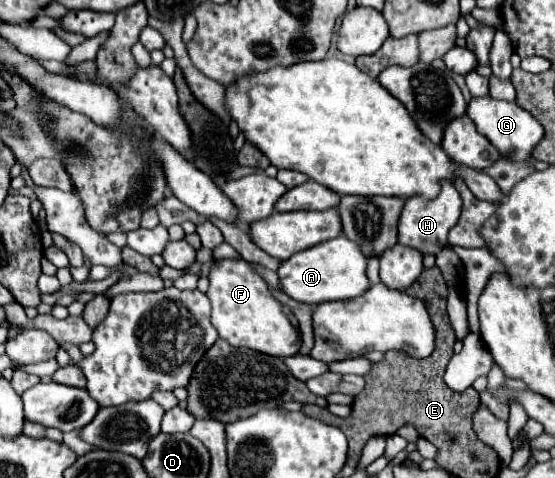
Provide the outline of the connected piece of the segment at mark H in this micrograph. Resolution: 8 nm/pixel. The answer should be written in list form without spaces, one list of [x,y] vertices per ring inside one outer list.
[[[442,183],[442,191],[436,199],[424,201],[422,197],[410,197],[404,203],[400,223],[398,223],[398,243],[406,247],[414,247],[420,253],[436,255],[448,245],[448,233],[458,223],[462,199],[452,183]]]

